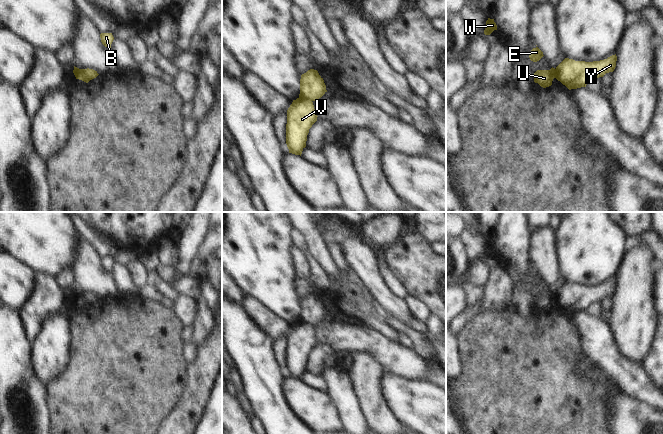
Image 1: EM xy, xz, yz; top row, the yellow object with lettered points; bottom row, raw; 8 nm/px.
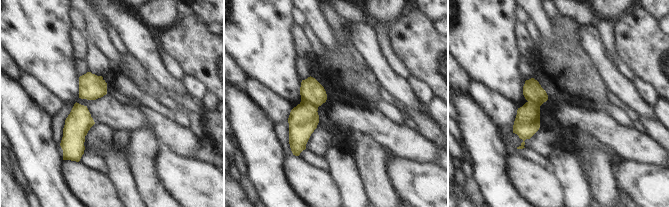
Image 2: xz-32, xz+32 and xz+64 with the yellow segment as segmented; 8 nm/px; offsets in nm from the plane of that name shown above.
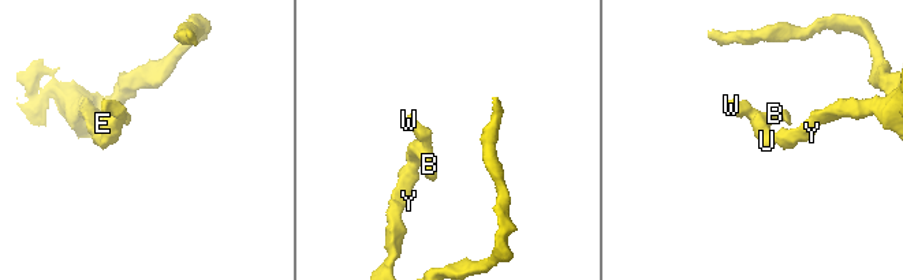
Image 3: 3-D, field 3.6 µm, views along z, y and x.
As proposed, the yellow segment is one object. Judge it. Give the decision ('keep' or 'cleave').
cleave

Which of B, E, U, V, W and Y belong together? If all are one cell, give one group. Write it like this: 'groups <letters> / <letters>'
groups B E U W / V Y

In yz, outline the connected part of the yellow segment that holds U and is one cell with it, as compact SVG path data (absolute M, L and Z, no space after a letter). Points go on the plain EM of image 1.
M553 291L550 294L537 294L534 297L534 306L543 312L551 310L554 302L556 302L556 293Z

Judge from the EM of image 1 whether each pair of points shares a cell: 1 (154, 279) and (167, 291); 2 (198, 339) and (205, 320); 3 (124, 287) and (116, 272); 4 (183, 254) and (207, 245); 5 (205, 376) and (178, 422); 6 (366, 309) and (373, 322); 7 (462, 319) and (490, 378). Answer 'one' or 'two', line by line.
1: one
2: one
3: one
4: two
5: one
6: two
7: two

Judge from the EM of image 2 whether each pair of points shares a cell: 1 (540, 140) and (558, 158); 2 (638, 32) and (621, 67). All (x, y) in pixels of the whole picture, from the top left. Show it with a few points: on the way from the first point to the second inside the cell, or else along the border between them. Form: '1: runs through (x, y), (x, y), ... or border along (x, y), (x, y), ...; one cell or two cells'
1: border along (542, 129), (555, 137), (553, 150), (546, 157); two cells
2: border along (614, 39), (616, 55), (631, 70), (635, 77); two cells

